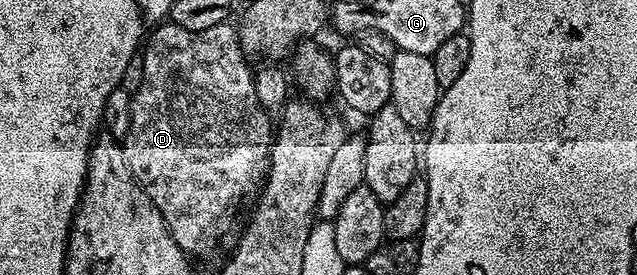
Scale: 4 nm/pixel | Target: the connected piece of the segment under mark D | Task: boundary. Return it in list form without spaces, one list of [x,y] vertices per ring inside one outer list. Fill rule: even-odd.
[[[169,21],[155,26],[151,30],[155,30],[151,35],[149,32],[144,43],[144,50],[140,55],[140,60],[143,63],[143,83],[138,91],[132,95],[130,101],[130,131],[124,140],[124,150],[128,165],[132,169],[132,177],[136,177],[136,181],[148,193],[148,197],[152,197],[152,201],[156,205],[156,209],[160,209],[160,213],[164,217],[176,245],[180,245],[180,249],[187,253],[209,249],[210,238],[214,235],[214,222],[221,215],[228,214],[230,207],[236,206],[241,201],[242,194],[250,187],[250,174],[254,171],[254,158],[258,155],[258,146],[267,138],[266,143],[272,135],[271,129],[269,131],[270,123],[266,120],[269,119],[267,112],[262,110],[258,100],[254,75],[252,70],[250,71],[249,65],[246,64],[245,60],[247,58],[244,56],[242,46],[238,42],[238,34],[235,28],[230,26],[229,22],[224,22],[220,25],[212,25],[212,29],[200,29],[199,31],[180,29],[180,25]]]

